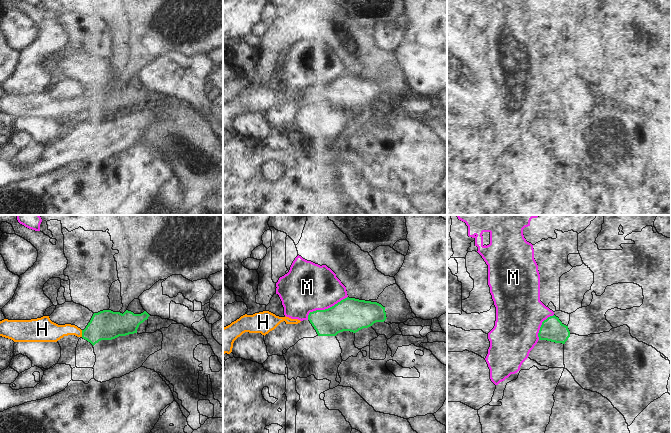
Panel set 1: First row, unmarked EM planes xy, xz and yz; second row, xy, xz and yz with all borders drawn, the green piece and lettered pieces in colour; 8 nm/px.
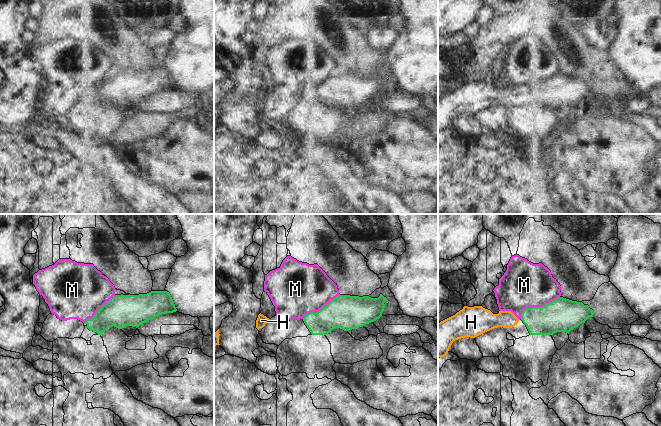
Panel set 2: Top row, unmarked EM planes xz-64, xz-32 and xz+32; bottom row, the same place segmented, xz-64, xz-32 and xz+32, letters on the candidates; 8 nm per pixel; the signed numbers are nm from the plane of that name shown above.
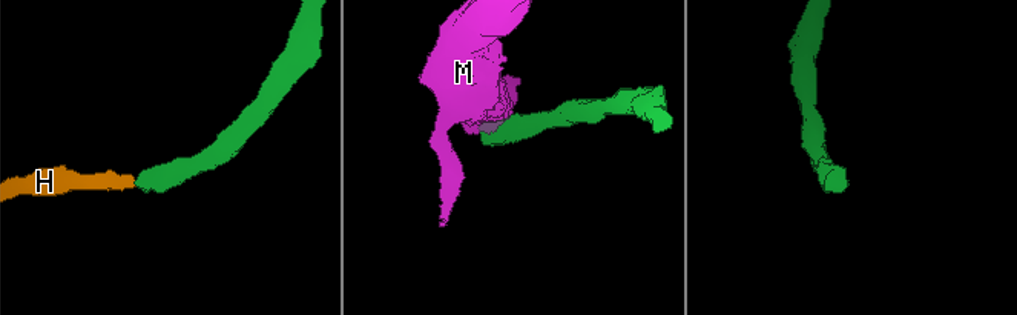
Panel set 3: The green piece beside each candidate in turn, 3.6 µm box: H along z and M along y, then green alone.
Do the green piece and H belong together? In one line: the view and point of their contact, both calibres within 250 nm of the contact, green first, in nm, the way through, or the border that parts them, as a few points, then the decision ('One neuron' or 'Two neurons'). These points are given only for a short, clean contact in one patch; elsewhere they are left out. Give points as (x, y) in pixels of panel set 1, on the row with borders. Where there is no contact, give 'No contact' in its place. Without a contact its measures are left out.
Touches green at xy (82, 333). Thickness 240 nm (green) against 160 nm. Path across: xy (105, 325), (93, 333), (82, 333), (76, 331), (51, 332). One neuron

